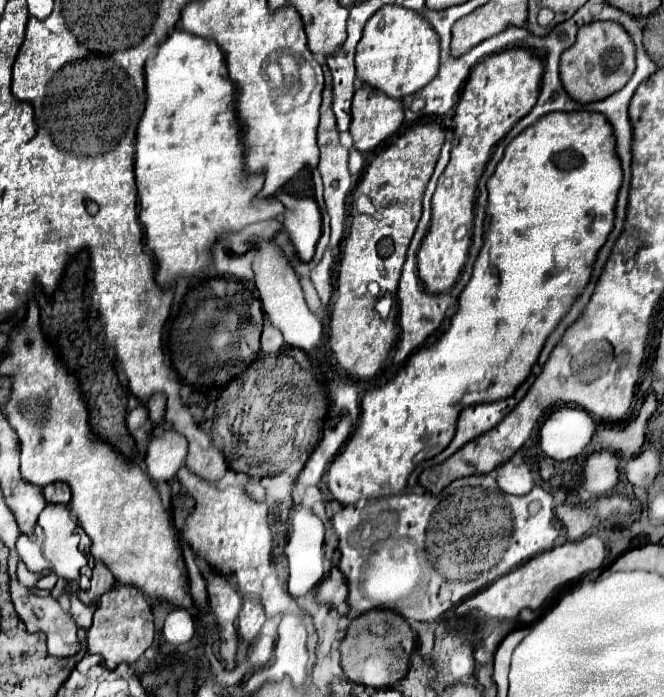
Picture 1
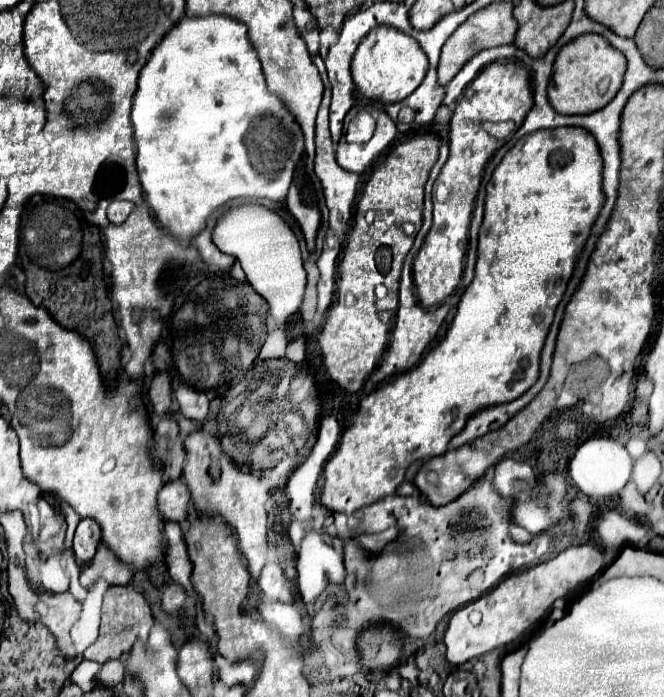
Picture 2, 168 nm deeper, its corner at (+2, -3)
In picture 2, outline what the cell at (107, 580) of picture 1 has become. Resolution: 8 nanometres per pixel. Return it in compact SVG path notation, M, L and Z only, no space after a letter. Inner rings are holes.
M97 546L95 558L87 564L87 568L81 572L81 584L89 588L97 580L105 582L131 582L133 570L125 568L125 564L119 564L119 560L107 550Z

